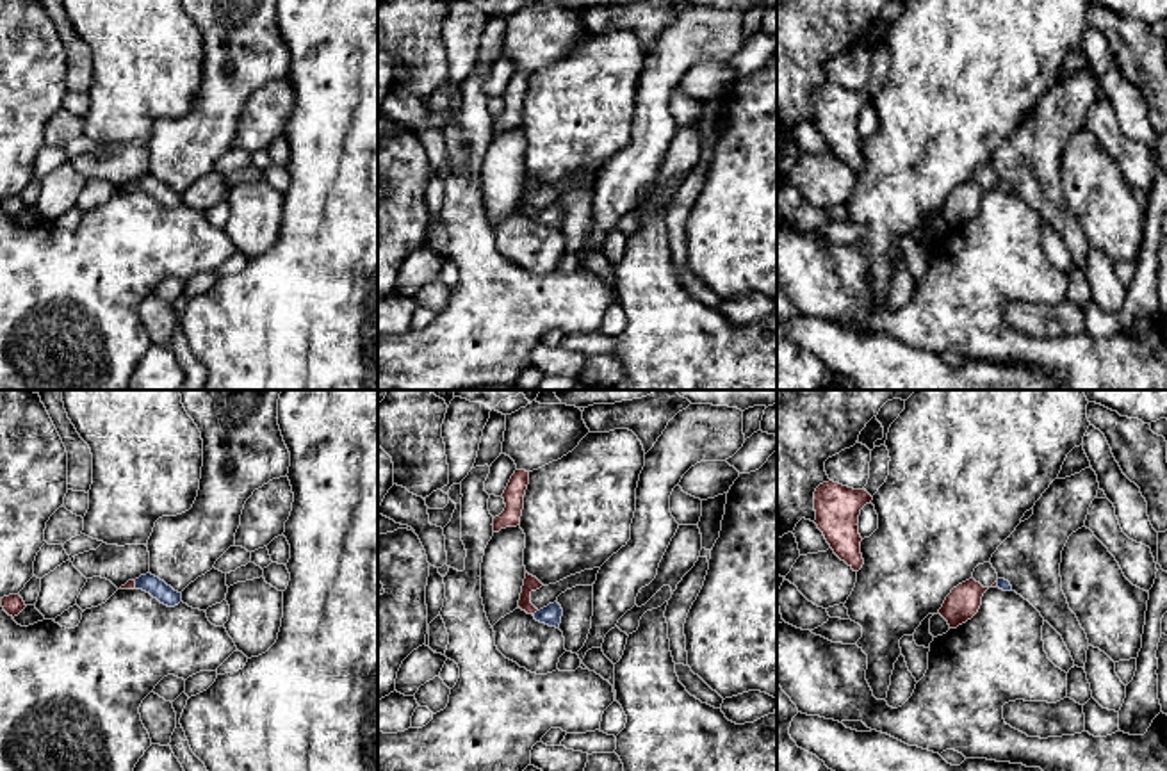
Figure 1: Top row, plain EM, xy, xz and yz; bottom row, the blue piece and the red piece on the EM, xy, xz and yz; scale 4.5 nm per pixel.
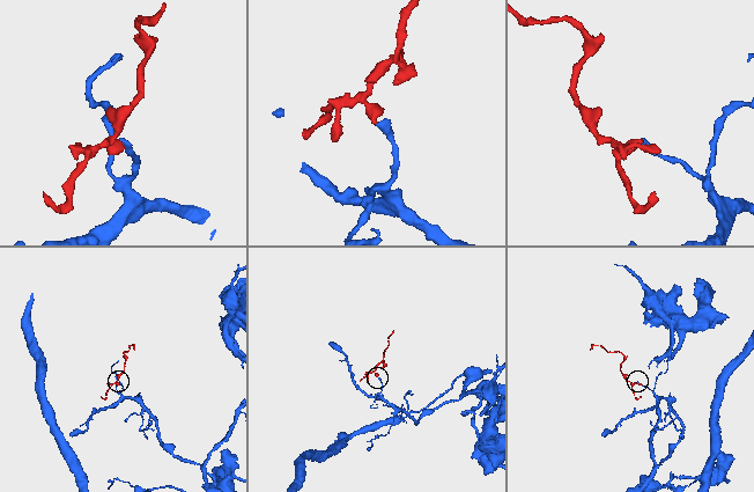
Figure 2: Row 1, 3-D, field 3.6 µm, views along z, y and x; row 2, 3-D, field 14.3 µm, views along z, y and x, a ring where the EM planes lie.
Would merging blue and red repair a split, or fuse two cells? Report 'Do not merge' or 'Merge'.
Merge

